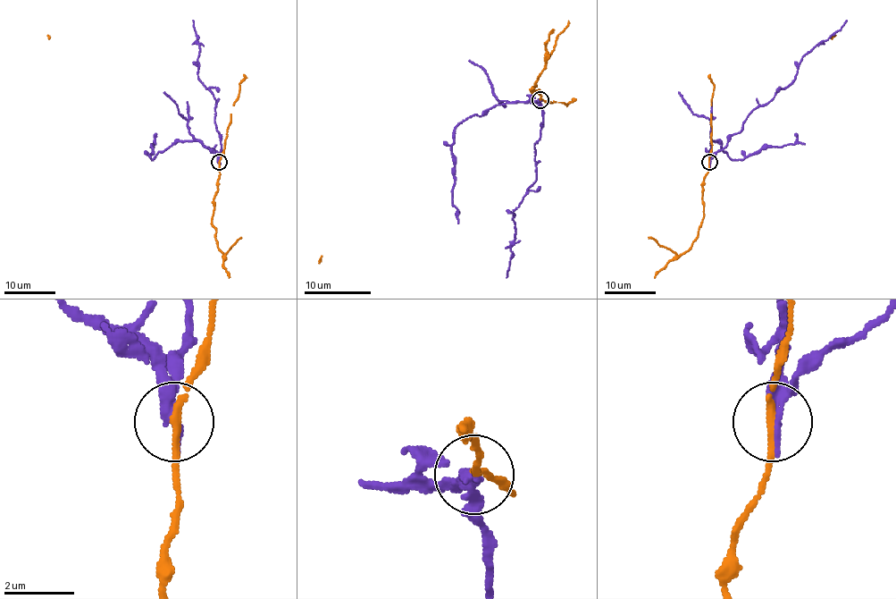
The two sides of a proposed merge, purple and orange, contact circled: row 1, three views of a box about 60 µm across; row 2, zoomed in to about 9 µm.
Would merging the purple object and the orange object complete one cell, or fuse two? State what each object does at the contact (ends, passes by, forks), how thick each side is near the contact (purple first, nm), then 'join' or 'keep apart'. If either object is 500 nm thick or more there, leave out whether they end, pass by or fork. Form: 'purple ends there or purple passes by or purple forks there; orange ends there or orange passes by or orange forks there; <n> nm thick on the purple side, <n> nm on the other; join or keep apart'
purple ends there; orange passes by; 400 nm thick on the purple side, 180 nm on the other; keep apart

